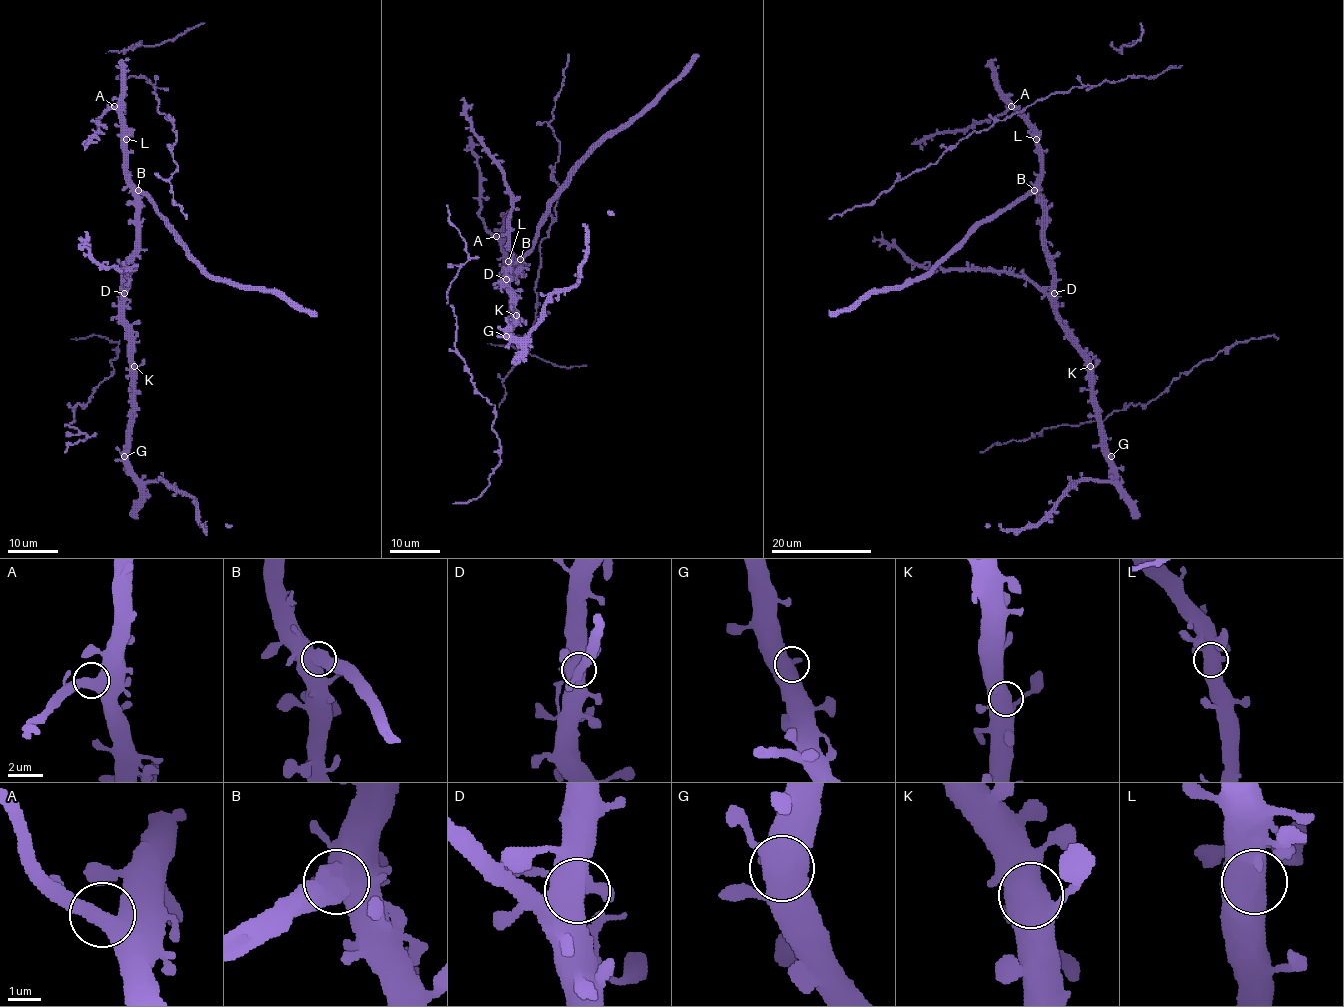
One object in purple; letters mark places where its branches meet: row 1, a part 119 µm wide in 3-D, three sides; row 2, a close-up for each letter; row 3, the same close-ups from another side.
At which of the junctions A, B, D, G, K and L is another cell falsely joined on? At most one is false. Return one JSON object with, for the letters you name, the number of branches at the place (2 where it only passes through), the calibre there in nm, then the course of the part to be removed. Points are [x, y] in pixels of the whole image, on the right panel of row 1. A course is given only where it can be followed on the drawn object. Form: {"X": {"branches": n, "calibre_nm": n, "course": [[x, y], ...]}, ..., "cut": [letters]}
{"B": {"branches": 2, "calibre_nm": 700, "course": [[1034, 190], [985, 219], [925, 278], [902, 285], [871, 289], [851, 306], [836, 310], [830, 316]]}, "cut": ["B"]}

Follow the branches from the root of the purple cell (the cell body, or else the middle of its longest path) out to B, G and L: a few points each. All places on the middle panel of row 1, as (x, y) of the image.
B: (506, 280), (518, 269), (520, 259)
G: (506, 280), (510, 307), (514, 312), (511, 331), (506, 336)
L: (506, 280), (518, 269), (508, 261)

